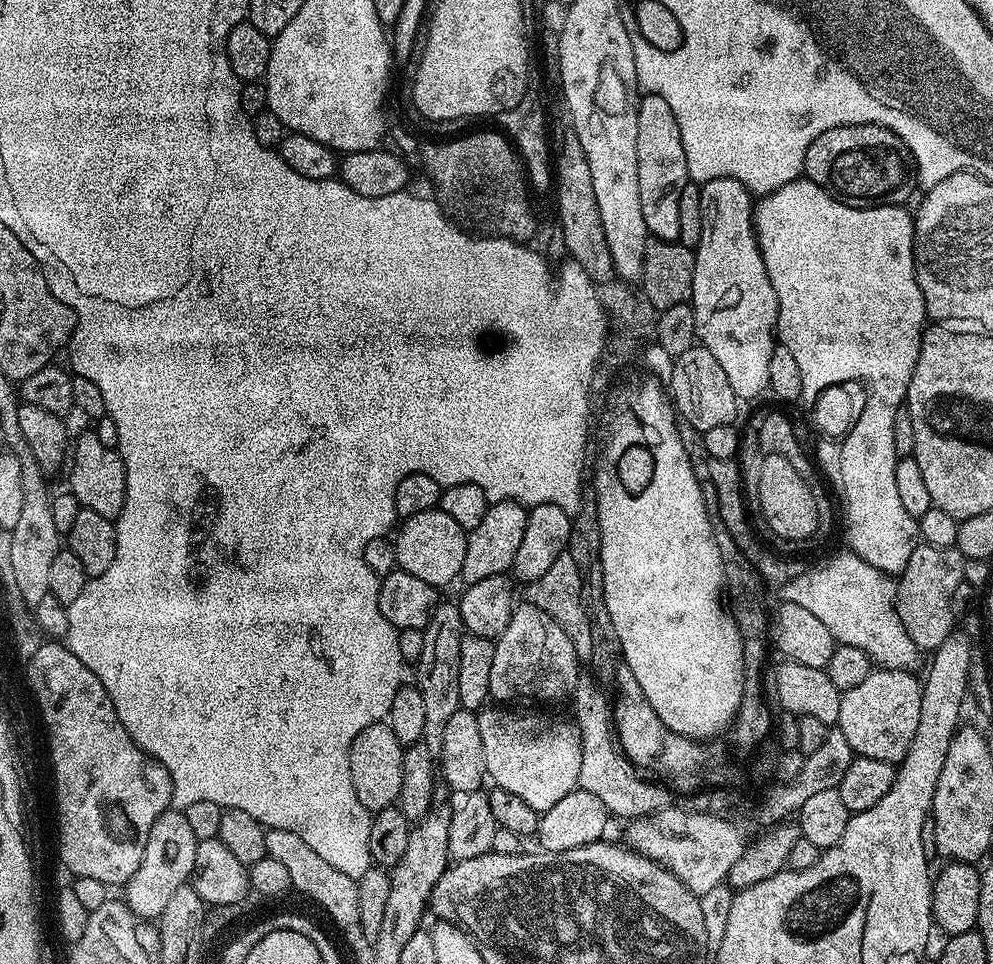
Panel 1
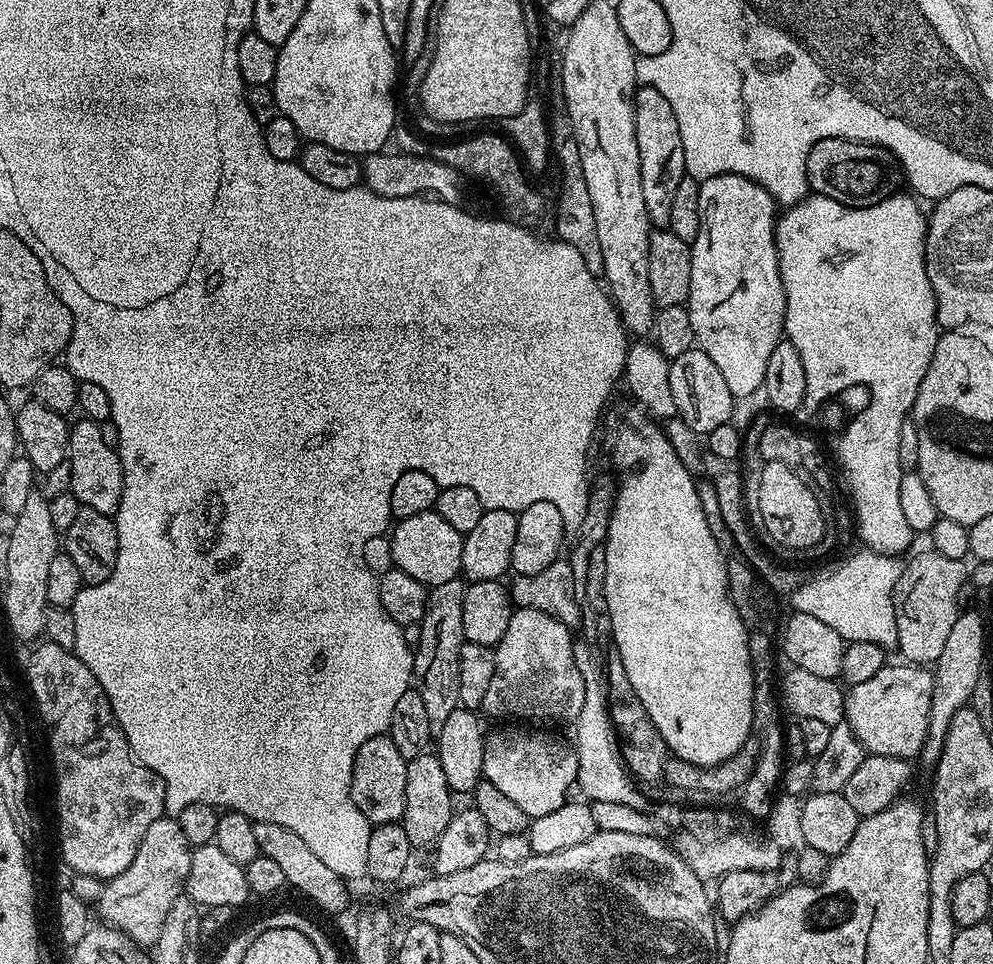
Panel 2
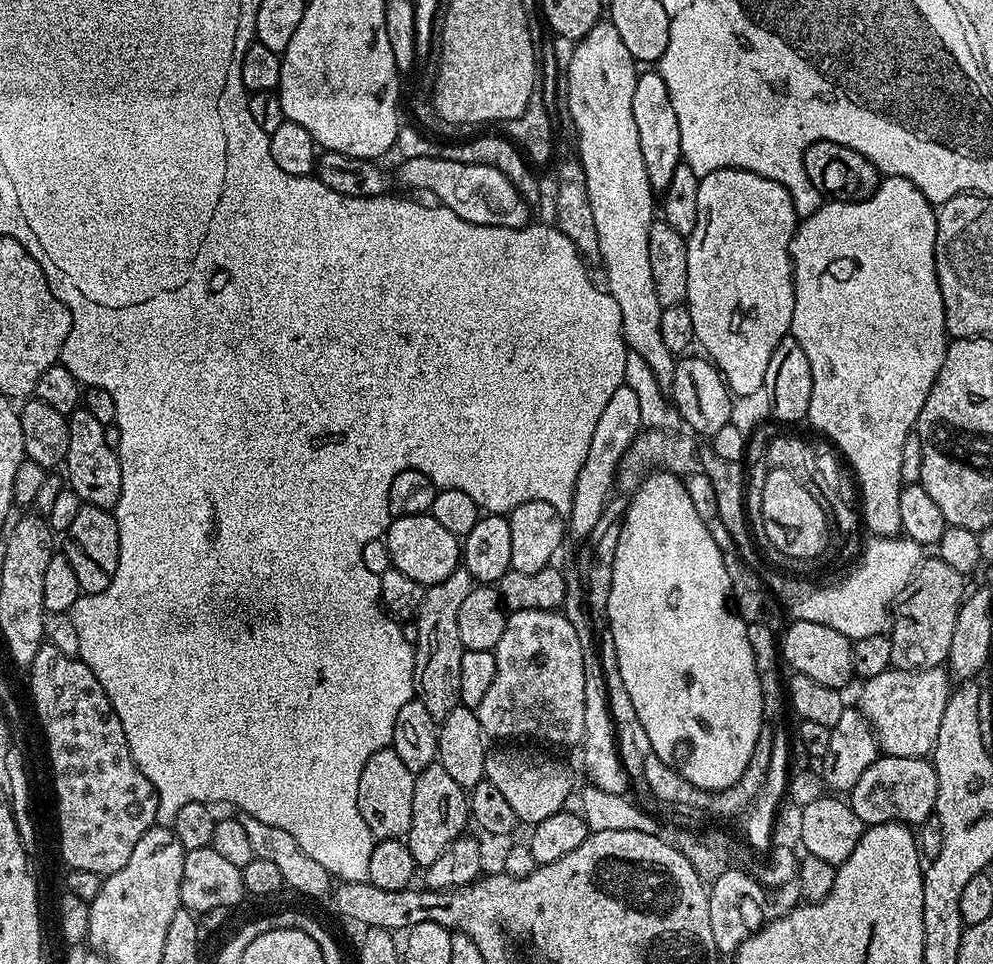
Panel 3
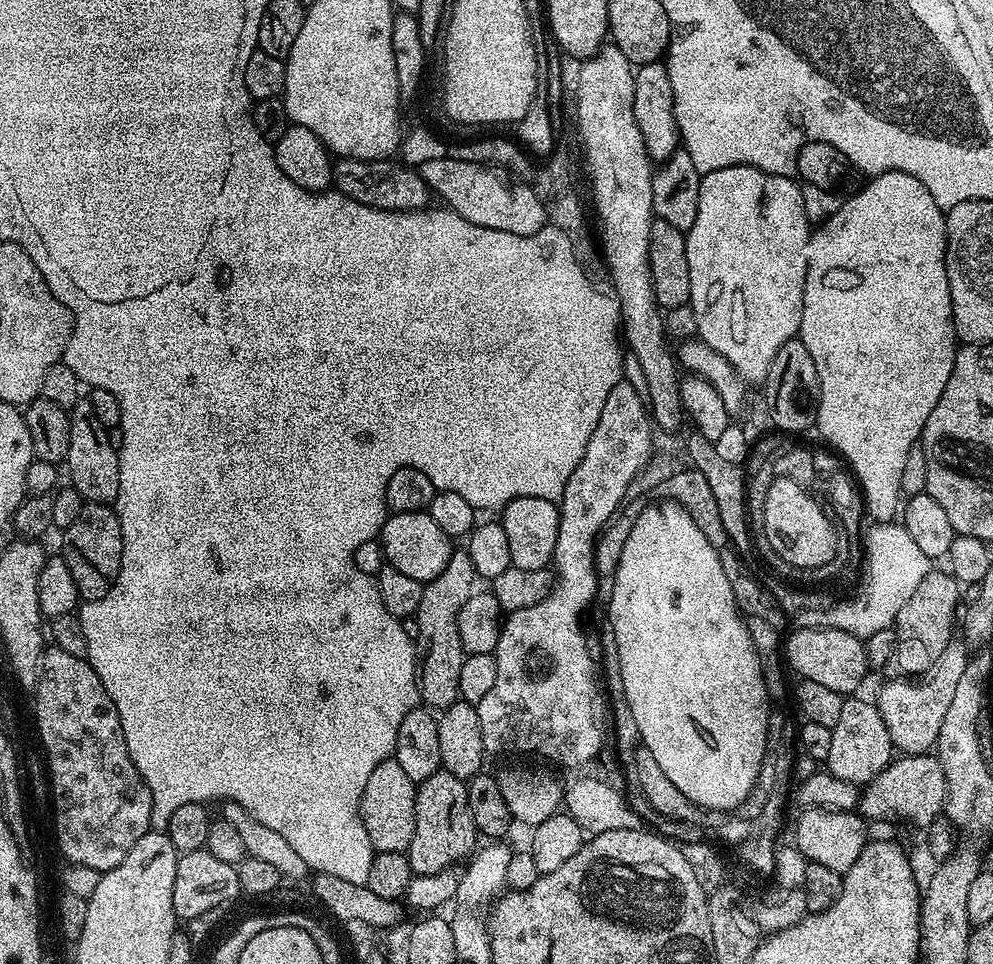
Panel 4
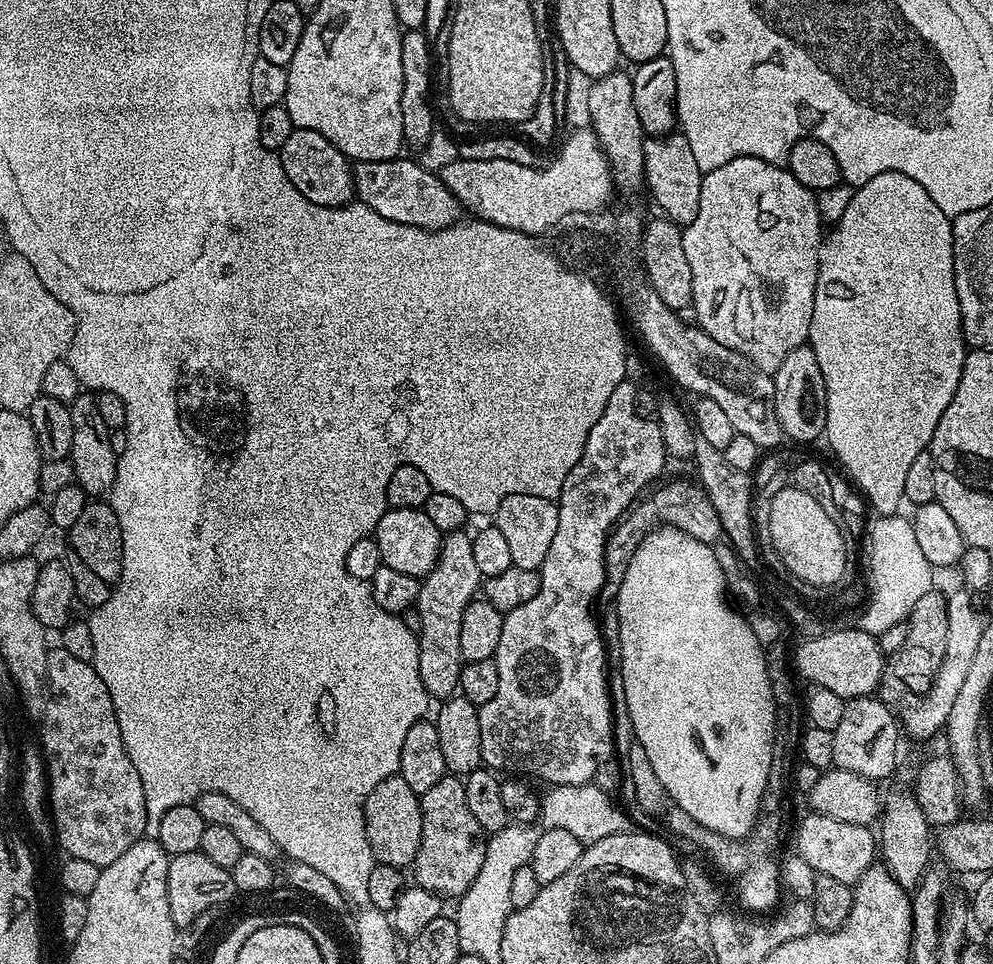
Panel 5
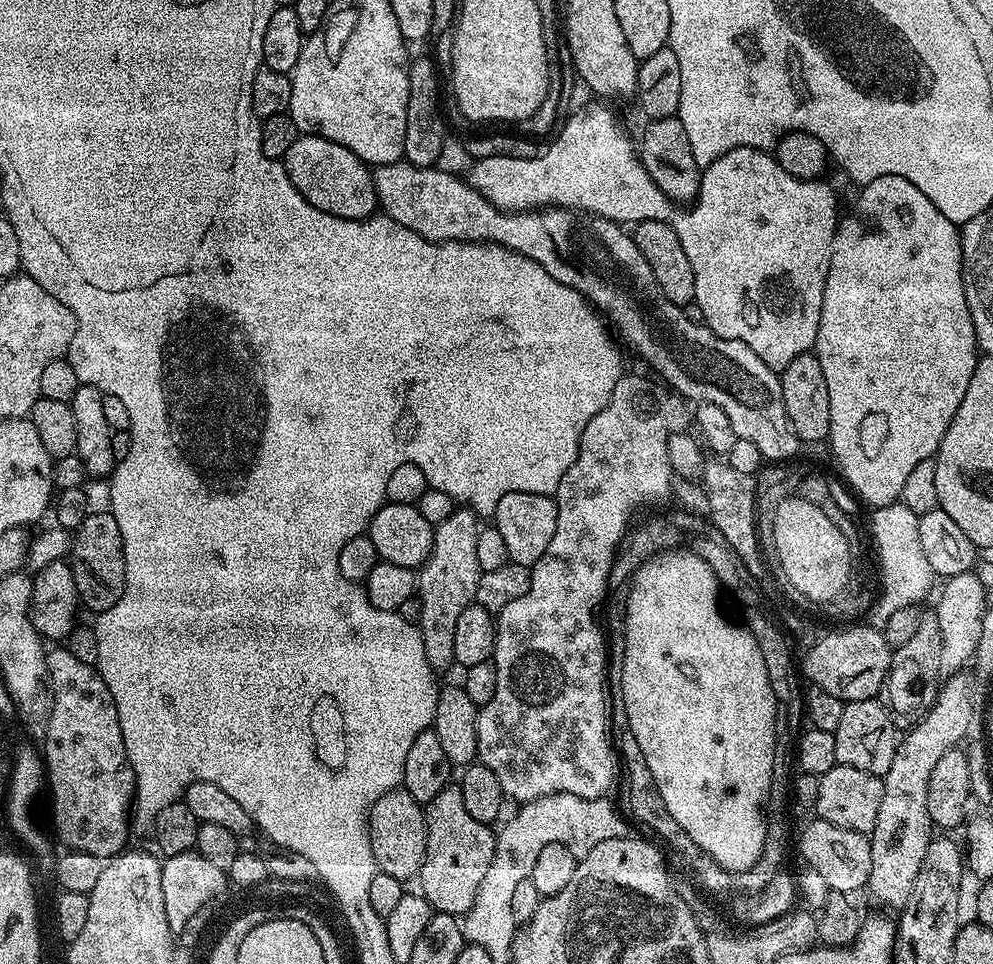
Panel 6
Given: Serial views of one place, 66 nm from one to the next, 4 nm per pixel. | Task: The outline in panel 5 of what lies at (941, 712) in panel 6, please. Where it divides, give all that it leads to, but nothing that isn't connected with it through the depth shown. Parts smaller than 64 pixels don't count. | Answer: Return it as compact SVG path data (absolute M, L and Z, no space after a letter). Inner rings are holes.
M892 788L882 796L882 811L878 817L878 856L885 868L906 890L915 889L928 864L928 832L930 825L923 816L922 806L916 800L915 791L908 788Z

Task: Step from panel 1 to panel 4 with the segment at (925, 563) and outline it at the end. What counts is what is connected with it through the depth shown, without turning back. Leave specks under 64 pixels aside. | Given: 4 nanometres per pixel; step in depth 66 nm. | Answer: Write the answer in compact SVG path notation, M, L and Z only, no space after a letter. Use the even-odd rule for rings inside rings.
M929 571L926 578L922 578L922 582L918 585L918 590L914 590L914 594L910 594L910 598L906 602L906 606L902 606L902 610L898 610L898 618L894 625L896 629L896 649L890 658L887 671L896 678L920 678L932 669L934 662L938 662L938 658L942 658L942 654L946 650L946 646L954 639L952 627L958 624L958 609L960 604L961 585L947 571L936 572Z

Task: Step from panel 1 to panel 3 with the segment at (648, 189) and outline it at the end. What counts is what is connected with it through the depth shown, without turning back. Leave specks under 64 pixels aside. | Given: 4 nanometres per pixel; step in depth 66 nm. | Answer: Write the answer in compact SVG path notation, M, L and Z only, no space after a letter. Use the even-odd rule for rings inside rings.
M644 70L637 75L634 86L634 123L638 126L638 143L642 145L642 162L646 162L646 178L650 180L653 193L663 194L674 178L674 170L682 163L682 134L678 134L678 117L674 115L674 102L670 102L670 90L662 82L659 71Z

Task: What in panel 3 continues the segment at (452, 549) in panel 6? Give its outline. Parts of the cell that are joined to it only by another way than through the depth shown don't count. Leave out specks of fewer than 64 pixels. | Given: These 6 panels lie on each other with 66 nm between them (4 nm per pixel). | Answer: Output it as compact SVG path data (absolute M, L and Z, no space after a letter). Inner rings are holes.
M461 566L450 574L450 578L442 578L442 582L429 584L425 587L424 597L420 603L420 608L416 611L415 622L418 626L418 642L414 645L416 661L414 662L414 682L416 683L415 695L430 710L430 718L441 721L450 714L460 704L460 687L462 686L462 638L458 638L458 610L462 607L462 602L466 594L474 587L472 576Z

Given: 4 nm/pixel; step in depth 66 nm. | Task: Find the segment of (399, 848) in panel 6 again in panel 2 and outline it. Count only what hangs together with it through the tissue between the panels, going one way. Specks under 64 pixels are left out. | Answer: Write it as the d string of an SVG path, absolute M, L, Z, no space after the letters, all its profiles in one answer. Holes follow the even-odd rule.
M391 735L375 736L362 744L354 758L352 771L352 797L354 806L362 810L368 823L394 824L404 819L406 810L406 770L408 761L398 754Z

